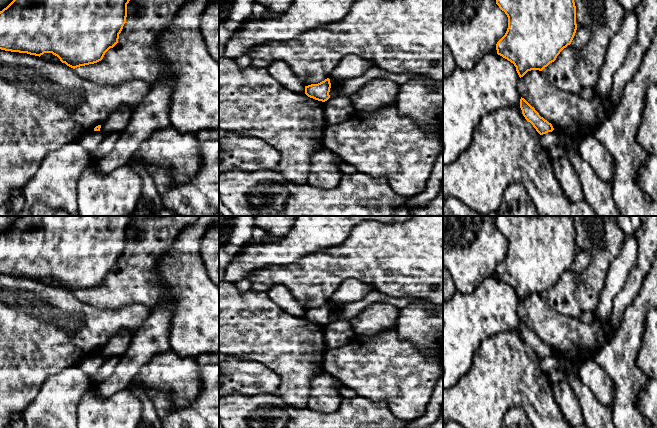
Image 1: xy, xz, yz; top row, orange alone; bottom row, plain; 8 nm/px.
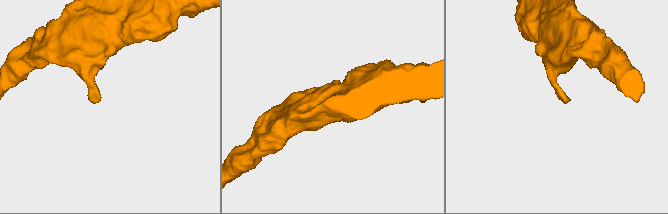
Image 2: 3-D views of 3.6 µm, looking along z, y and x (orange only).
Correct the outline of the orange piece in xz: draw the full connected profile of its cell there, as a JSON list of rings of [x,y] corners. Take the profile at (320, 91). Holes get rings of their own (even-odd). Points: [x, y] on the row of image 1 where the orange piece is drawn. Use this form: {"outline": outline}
{"outline": [[[327,78],[318,84],[305,86],[305,94],[318,101],[325,102],[330,98],[329,92],[331,88],[330,79]]]}

